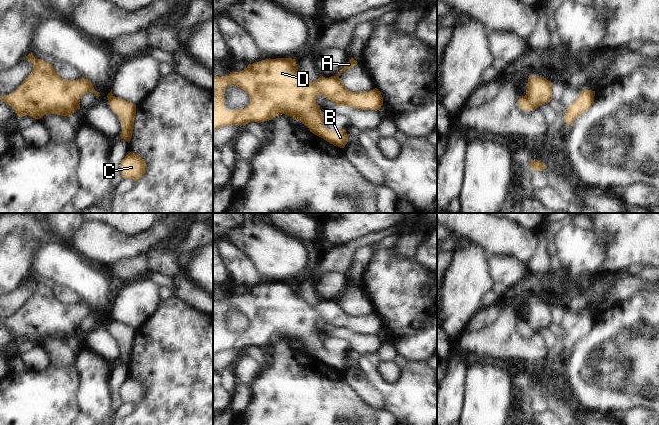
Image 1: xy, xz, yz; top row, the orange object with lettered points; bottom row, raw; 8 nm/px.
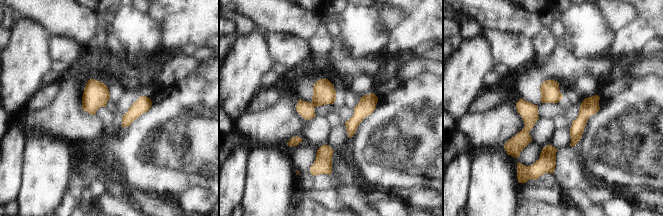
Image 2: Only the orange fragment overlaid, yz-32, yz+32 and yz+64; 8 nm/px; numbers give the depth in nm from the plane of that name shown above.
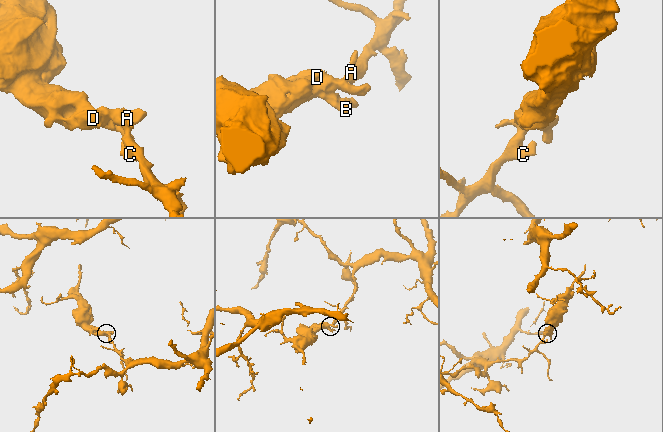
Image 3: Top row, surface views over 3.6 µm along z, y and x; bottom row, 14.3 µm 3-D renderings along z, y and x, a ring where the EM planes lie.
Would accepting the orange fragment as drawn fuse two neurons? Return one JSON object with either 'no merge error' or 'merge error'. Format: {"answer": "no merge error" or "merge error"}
{"answer": "merge error"}

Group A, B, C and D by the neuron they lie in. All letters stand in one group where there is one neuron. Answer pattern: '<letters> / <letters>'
A C / B D

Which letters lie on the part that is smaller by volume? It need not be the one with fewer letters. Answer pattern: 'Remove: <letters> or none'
Remove: B, D

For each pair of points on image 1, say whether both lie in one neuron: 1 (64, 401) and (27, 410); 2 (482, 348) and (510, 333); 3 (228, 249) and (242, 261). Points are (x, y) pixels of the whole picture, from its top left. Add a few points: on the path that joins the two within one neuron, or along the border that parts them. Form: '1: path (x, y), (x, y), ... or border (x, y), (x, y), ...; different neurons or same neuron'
1: path (55, 401), (47, 401), (36, 406); same neuron
2: path (489, 342), (503, 340); same neuron
3: path (231, 252), (239, 260); same neuron

